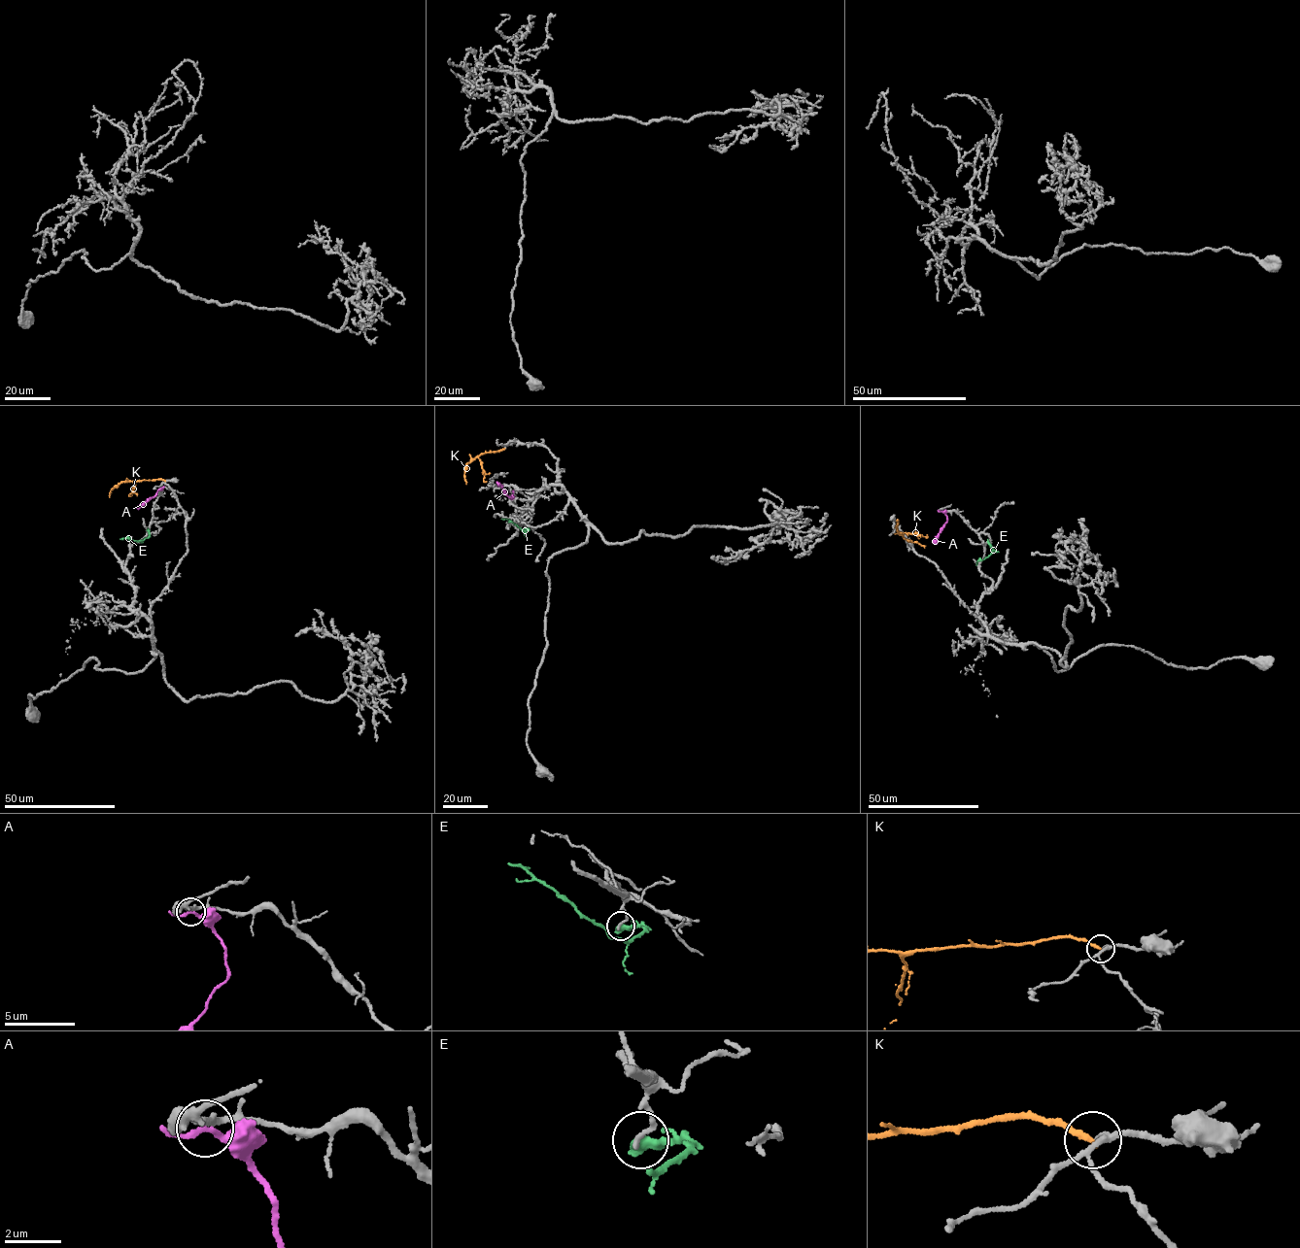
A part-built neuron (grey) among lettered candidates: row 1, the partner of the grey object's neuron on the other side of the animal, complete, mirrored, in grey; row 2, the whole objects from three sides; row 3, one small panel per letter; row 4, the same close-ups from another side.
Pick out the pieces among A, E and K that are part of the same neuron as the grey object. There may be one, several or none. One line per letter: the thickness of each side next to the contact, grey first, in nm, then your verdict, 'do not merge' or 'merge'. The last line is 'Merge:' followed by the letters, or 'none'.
A: 220 nm thick on the grey side, 180 nm on the other; do not merge
E: 180 nm thick on the grey side, 480 nm on the other; do not merge
K: 240 nm thick on the grey side, 220 nm on the other; do not merge
Merge: none

